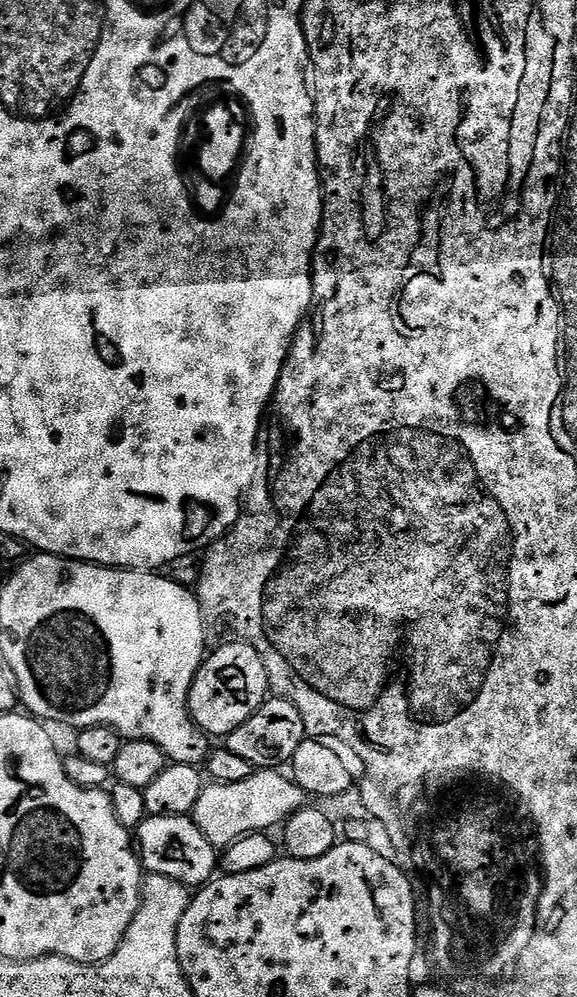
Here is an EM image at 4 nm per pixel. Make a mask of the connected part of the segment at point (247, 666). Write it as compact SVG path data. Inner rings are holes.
M224 642L207 653L204 663L196 671L188 695L188 712L193 722L203 732L207 732L209 737L226 738L231 732L238 730L238 726L242 726L246 718L253 716L269 696L266 666L258 650L254 650L254 646L249 644Z

